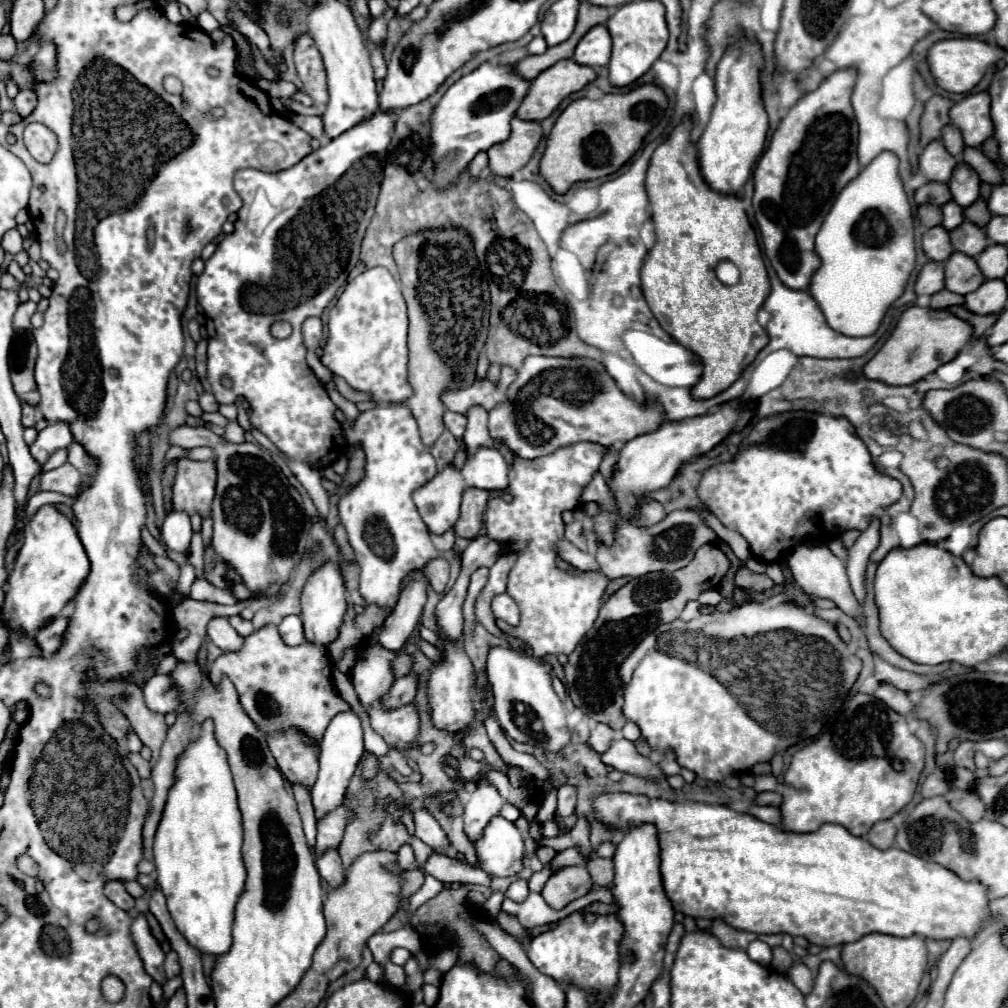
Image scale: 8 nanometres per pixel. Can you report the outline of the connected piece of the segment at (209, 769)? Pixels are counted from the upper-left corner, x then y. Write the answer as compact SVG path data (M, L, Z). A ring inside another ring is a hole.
M204 721L196 739L178 759L176 783L168 793L154 839L156 881L166 895L170 917L182 937L200 953L224 955L232 947L234 907L244 891L242 817L224 749L216 743L212 721Z

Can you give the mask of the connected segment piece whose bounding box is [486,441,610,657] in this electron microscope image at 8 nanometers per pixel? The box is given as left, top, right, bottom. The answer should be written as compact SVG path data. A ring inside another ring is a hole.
M580 441L576 445L566 445L564 449L556 449L556 453L550 453L548 457L536 457L532 461L524 461L522 457L514 455L508 471L508 479L510 479L508 491L512 495L512 501L490 499L486 505L486 535L498 541L500 545L506 545L506 551L516 555L516 563L508 573L508 593L514 597L514 601L520 607L520 625L510 627L502 623L500 629L518 637L524 645L528 645L534 657L560 655L560 653L570 655L598 617L600 599L608 585L608 577L604 577L600 571L582 571L578 575L564 571L556 565L556 559L560 557L558 543L564 539L562 511L580 507L580 495L596 475L602 457L608 451L610 447L596 445L590 441Z

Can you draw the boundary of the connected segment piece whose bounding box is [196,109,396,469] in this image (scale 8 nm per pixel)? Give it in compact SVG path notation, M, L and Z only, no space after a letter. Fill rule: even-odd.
M378 109L372 117L368 117L368 121L364 121L364 125L356 125L356 129L348 129L344 131L340 137L334 137L330 143L322 145L320 149L312 151L308 157L304 157L300 163L296 163L294 167L290 169L284 169L284 171L278 171L278 173L264 173L264 171L256 171L256 169L242 169L236 173L234 177L234 187L238 191L238 195L242 197L244 205L242 209L238 211L238 221L234 223L234 233L226 235L220 243L218 243L218 249L216 253L206 261L206 269L204 273L198 277L198 285L196 285L196 295L198 295L198 303L202 305L204 313L206 313L206 327L208 327L208 381L210 381L210 387L212 387L212 393L216 397L218 403L234 403L236 397L246 397L250 401L250 421L252 425L262 431L278 449L282 455L294 459L294 461L302 461L314 469L324 469L328 465L332 465L338 457L342 457L348 449L348 443L346 443L346 437L344 437L344 431L342 431L342 425L336 421L334 417L334 411L336 411L336 405L332 405L324 385L316 379L316 375L312 373L312 369L308 366L306 361L306 347L302 343L302 323L304 319L308 317L320 317L322 311L328 307L328 303L334 299L336 291L346 283L346 277L348 273L354 269L354 265L358 263L358 253L360 253L360 243L362 243L362 237L366 233L366 227L374 215L374 205L376 205L376 197L378 197L378 191L380 191L380 183L382 183L382 177L384 177L384 165L386 165L386 149L390 145L390 139L392 139L392 129L394 129L394 123L396 123L396 113L388 113L388 111L382 111ZM258 193L264 193L268 195L268 201L272 201L272 205L286 205L286 209L282 213L278 213L272 221L272 225L266 227L266 231L258 237L254 231L248 229L246 225L246 215L250 211L250 205L254 201L254 197ZM276 321L288 321L292 325L292 335L288 339L274 339L270 335L270 327L272 323ZM228 377L232 381L230 387L224 387L222 385L222 379Z

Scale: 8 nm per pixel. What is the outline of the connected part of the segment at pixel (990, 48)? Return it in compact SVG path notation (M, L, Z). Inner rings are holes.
M942 39L928 49L926 61L936 85L948 93L968 93L984 77L986 69L1004 57L1004 51L996 45L978 39Z

